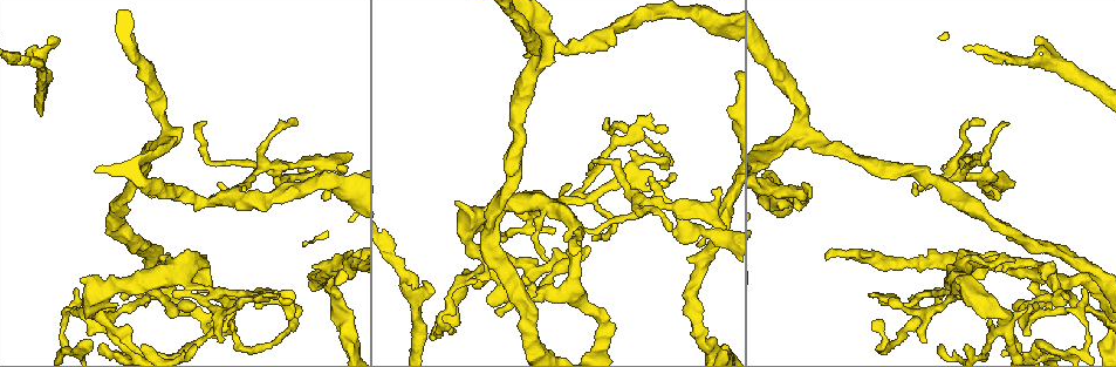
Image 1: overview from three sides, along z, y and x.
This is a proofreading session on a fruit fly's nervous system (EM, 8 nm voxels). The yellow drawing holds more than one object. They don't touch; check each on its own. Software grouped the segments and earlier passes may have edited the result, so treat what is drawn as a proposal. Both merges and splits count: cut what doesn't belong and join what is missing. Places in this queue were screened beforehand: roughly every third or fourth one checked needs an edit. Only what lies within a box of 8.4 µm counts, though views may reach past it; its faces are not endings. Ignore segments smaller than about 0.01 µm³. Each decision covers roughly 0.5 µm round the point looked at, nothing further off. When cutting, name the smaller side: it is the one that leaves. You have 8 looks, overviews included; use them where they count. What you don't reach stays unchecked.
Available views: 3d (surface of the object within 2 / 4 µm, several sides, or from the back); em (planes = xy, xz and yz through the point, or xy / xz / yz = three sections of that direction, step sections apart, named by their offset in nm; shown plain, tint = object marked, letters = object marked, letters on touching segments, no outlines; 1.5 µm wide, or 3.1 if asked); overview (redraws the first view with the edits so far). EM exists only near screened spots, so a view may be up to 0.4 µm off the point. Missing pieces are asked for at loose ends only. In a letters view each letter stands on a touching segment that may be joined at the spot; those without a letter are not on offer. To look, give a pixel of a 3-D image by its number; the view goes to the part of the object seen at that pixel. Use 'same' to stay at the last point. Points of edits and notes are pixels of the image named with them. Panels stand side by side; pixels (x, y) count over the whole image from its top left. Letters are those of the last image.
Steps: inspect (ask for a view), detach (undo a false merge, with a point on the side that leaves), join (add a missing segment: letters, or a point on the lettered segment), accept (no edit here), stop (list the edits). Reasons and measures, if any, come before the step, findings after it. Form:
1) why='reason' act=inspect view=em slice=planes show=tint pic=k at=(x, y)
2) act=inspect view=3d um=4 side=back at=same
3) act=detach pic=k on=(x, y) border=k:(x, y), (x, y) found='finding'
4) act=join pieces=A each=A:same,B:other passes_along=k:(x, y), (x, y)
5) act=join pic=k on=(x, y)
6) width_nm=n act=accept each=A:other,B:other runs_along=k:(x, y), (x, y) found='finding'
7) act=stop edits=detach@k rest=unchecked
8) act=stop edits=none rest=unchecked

why='long arm stops here' act=inspect view=em slice=planes show=letters pic=1 at=(574, 254)

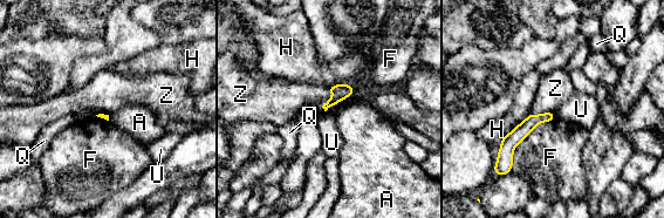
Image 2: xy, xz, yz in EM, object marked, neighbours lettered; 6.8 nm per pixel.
act=accept each=A:other,F:other,H:other,Q:other,U:other,Z:other border=2:(354, 89), (326, 110), (321, 107) found='none of them fits'

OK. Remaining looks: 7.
why='tapers out' act=inspect view=em slice=xy step=4 show=letters pic=1 at=(48, 38)

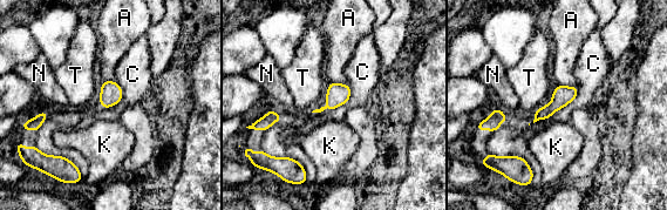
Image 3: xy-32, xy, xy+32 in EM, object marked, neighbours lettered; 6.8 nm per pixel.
why='another direction' act=inspect view=em slice=planes show=letters at=same

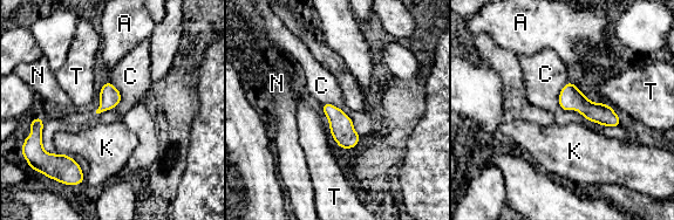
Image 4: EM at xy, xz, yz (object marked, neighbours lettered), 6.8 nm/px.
width_nm=140 longest_contact=C:440nm act=accept each=A:other,C:other,K:other,N:other,T:other found='no lettered segment goes on from it'

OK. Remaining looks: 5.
why='free end' act=inspect view=em slice=planes show=letters pic=1 at=(157, 260)

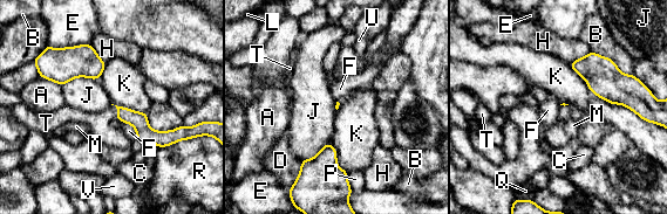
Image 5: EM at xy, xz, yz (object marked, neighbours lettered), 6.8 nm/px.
act=join pieces=T each=A:other,B:other,C:other,D:other,E:other,F:other,H:other,J:other,K:other,L:other,M:other,P:other,Q:other,R:other,T:same,U:other,V:other passes_along=5:(145, 135), (117, 111), (101, 123) found='the neuron continues'

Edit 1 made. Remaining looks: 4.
act=stop edits=join@5 rest=unchecked

